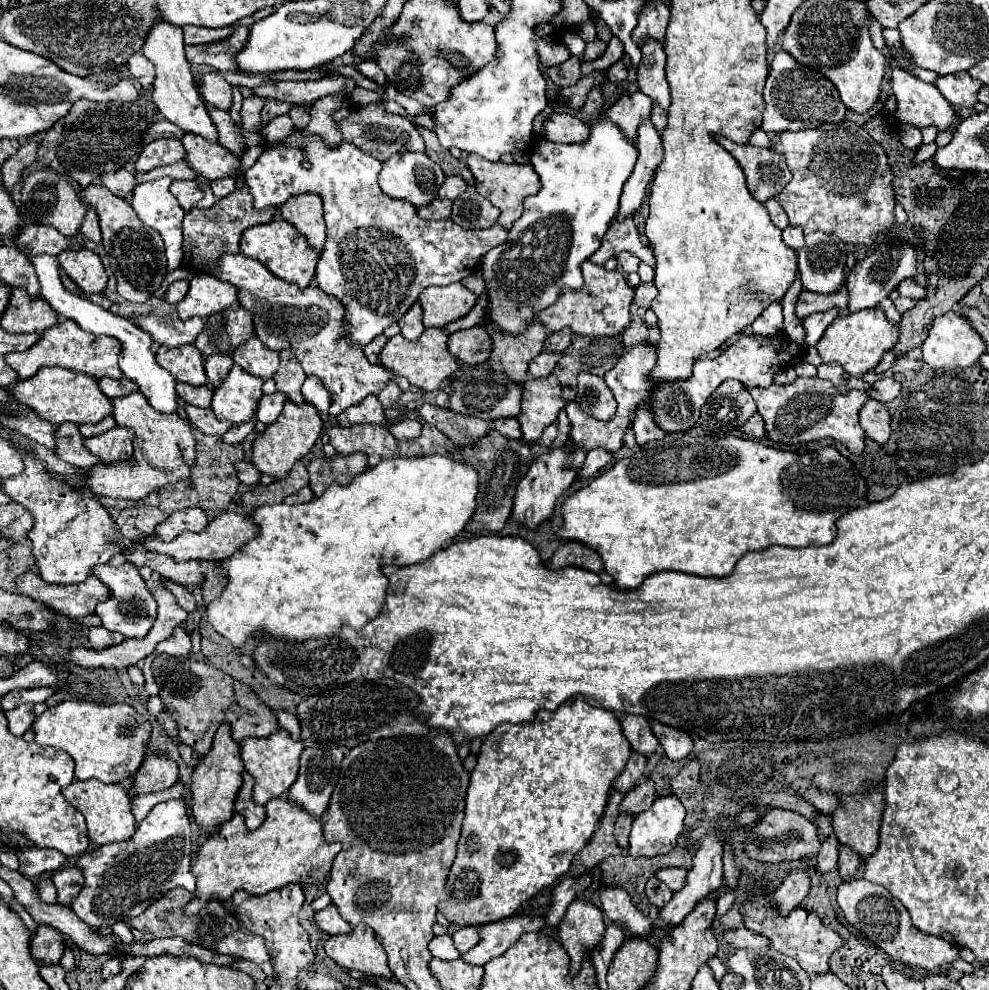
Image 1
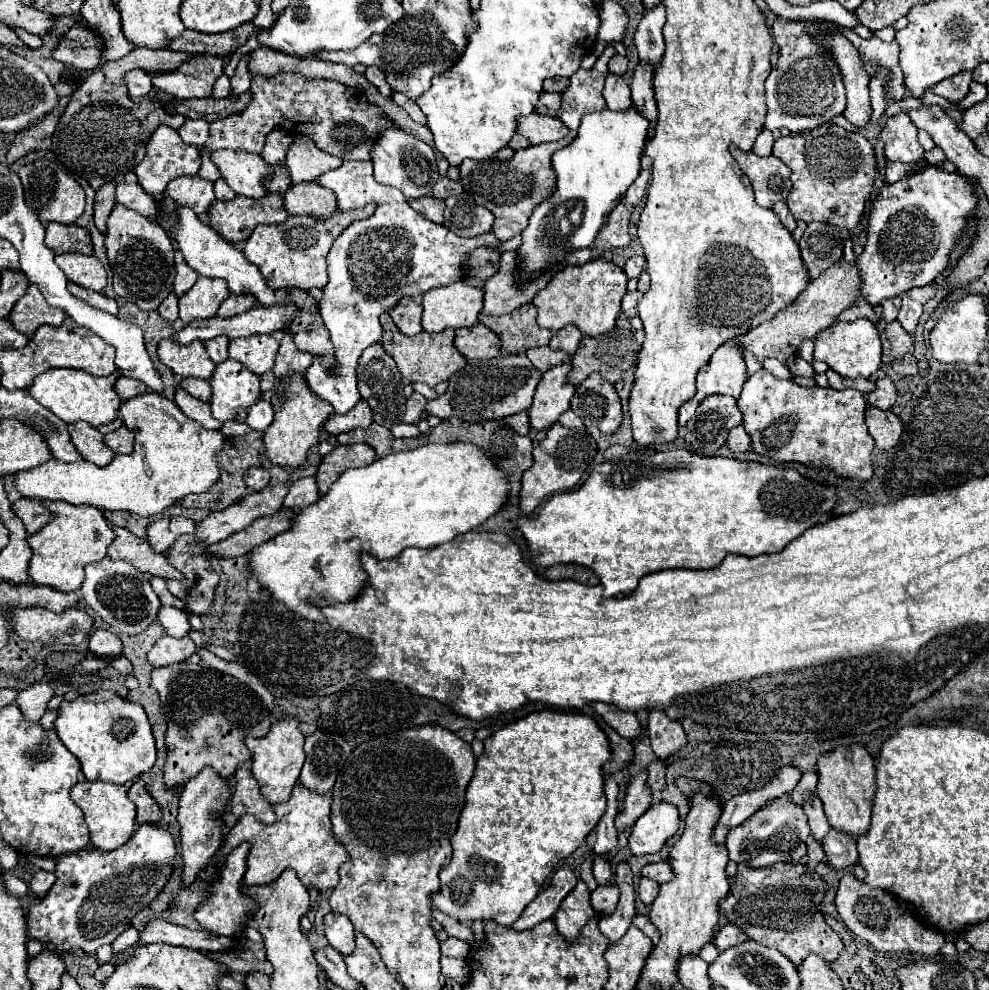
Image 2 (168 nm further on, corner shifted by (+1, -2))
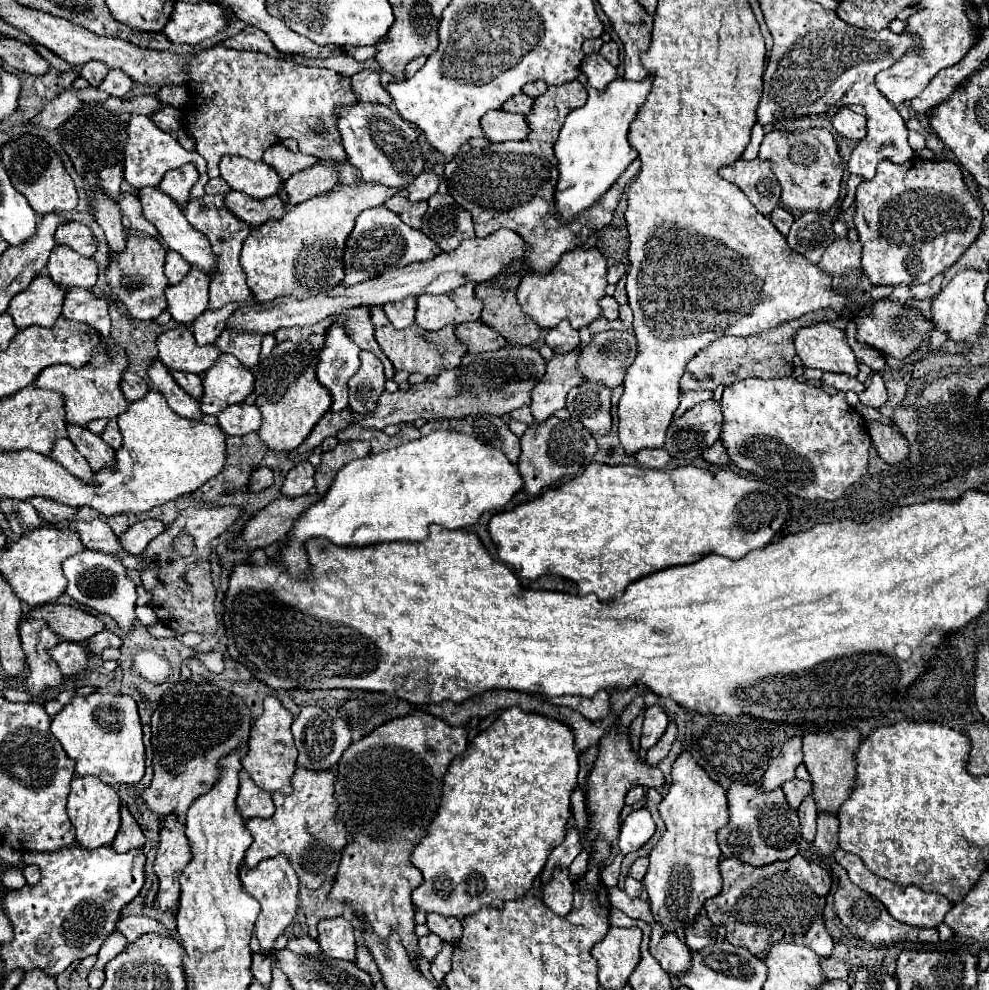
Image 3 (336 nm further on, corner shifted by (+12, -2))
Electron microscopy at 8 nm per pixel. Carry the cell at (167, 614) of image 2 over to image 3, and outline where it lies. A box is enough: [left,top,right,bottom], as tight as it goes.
[137,607,161,627]

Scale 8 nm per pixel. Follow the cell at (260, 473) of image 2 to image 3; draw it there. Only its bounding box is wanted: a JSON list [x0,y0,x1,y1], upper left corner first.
[249,467,273,491]

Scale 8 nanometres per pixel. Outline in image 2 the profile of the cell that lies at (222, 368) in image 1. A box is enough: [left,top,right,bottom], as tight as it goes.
[204,337,230,365]

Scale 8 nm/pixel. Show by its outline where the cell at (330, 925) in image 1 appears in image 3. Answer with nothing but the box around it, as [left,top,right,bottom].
[319,917,355,961]

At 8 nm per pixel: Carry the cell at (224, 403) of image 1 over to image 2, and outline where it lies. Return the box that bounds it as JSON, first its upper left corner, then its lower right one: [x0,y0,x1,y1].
[210,357,260,421]

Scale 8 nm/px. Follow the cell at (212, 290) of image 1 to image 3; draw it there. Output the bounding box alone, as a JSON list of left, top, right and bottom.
[165,269,211,325]

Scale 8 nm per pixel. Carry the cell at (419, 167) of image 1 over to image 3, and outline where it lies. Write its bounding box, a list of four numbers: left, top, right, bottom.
[337,103,425,191]

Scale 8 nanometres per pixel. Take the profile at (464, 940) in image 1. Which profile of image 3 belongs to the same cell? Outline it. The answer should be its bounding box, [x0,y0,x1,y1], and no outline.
[419,933,443,961]

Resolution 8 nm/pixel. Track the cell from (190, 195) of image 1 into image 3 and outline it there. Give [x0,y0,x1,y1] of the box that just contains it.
[159,165,199,205]

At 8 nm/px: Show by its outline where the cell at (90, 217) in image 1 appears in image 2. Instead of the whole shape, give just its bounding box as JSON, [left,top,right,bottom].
[94,181,116,233]

